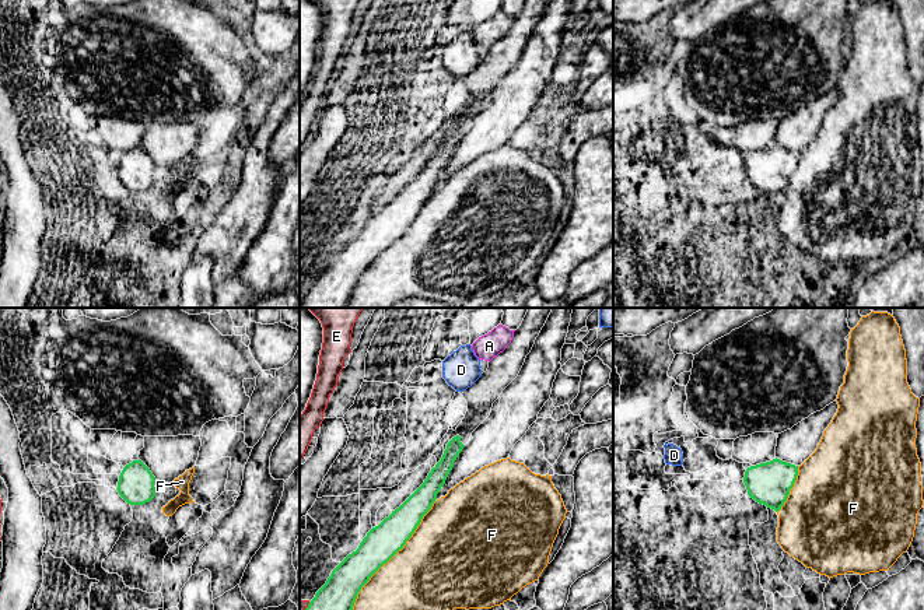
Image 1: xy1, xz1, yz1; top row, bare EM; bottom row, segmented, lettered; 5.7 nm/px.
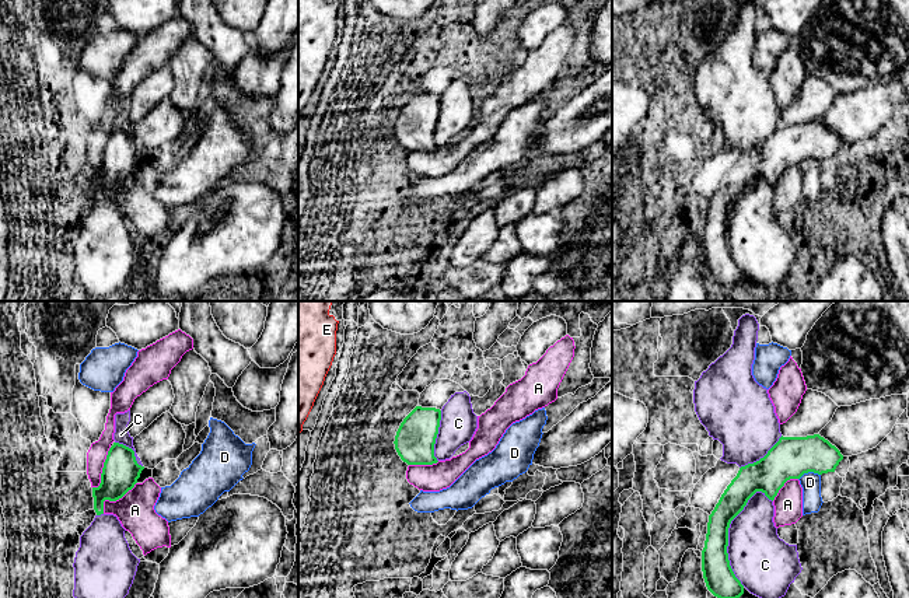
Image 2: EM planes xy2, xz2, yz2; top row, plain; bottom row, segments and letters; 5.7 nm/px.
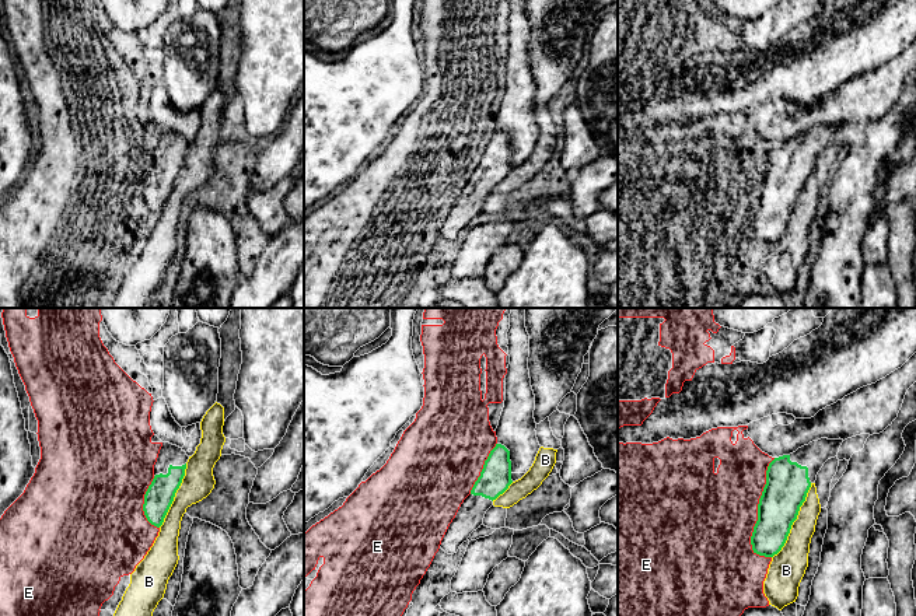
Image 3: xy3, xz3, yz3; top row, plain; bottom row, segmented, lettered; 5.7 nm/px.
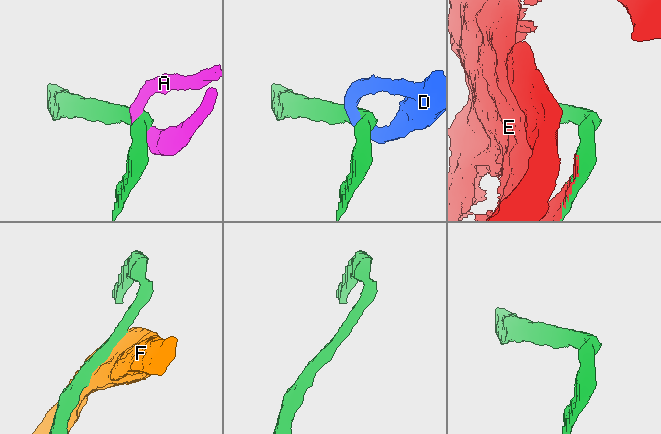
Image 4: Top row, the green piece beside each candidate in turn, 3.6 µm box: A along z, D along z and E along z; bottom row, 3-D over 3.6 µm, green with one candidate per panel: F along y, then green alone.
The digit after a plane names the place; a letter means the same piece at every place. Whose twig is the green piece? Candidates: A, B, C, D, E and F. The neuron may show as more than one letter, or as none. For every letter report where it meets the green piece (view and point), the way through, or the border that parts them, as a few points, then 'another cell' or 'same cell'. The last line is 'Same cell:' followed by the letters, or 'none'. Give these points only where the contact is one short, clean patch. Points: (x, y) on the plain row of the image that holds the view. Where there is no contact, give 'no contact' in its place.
A: xy2 (115, 186) | another cell
B: yz3 (794, 206) | another cell
C: yz2 (727, 223) | another cell
D: yz2 (808, 157) | along yz2 (820, 160), (806, 158), (799, 165) | another cell
E: yz3 (758, 196) | another cell
F: xz1 (388, 246) | another cell
Same cell: none

